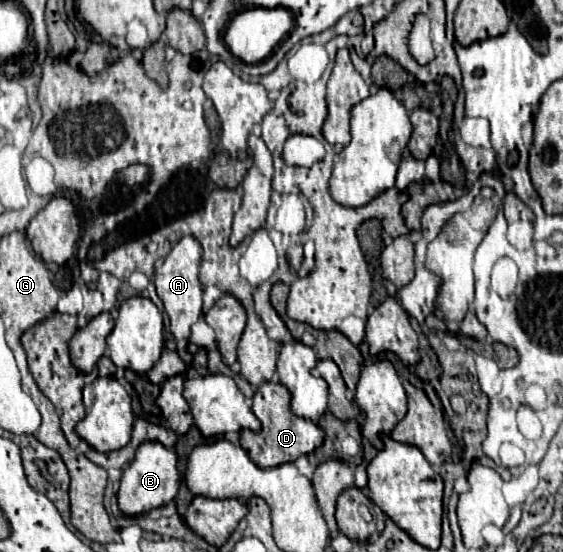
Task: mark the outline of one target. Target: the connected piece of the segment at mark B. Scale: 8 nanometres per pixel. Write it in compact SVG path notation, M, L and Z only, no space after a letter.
M157 442L141 444L141 448L137 448L137 456L133 458L133 464L129 464L123 470L121 486L117 492L119 510L127 516L145 514L153 508L159 508L159 506L165 506L167 502L171 502L177 494L177 488L179 488L177 454L173 450L167 450L163 444L157 444Z

